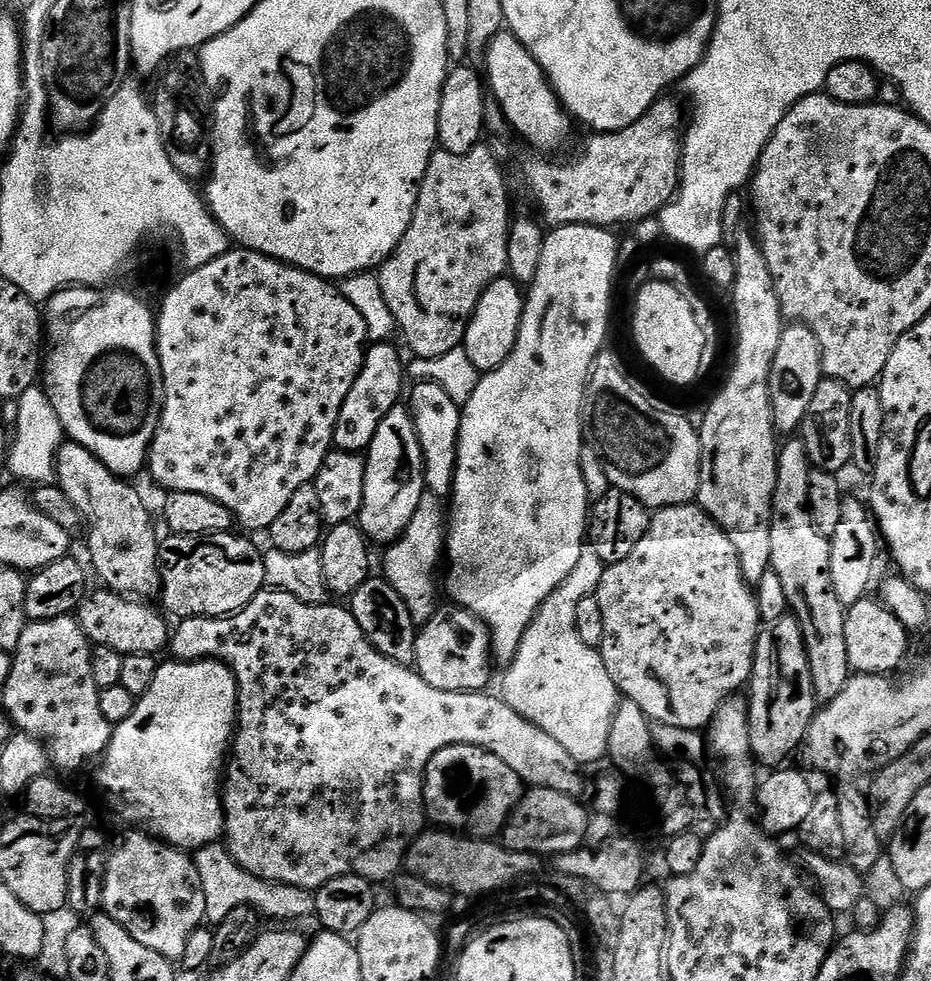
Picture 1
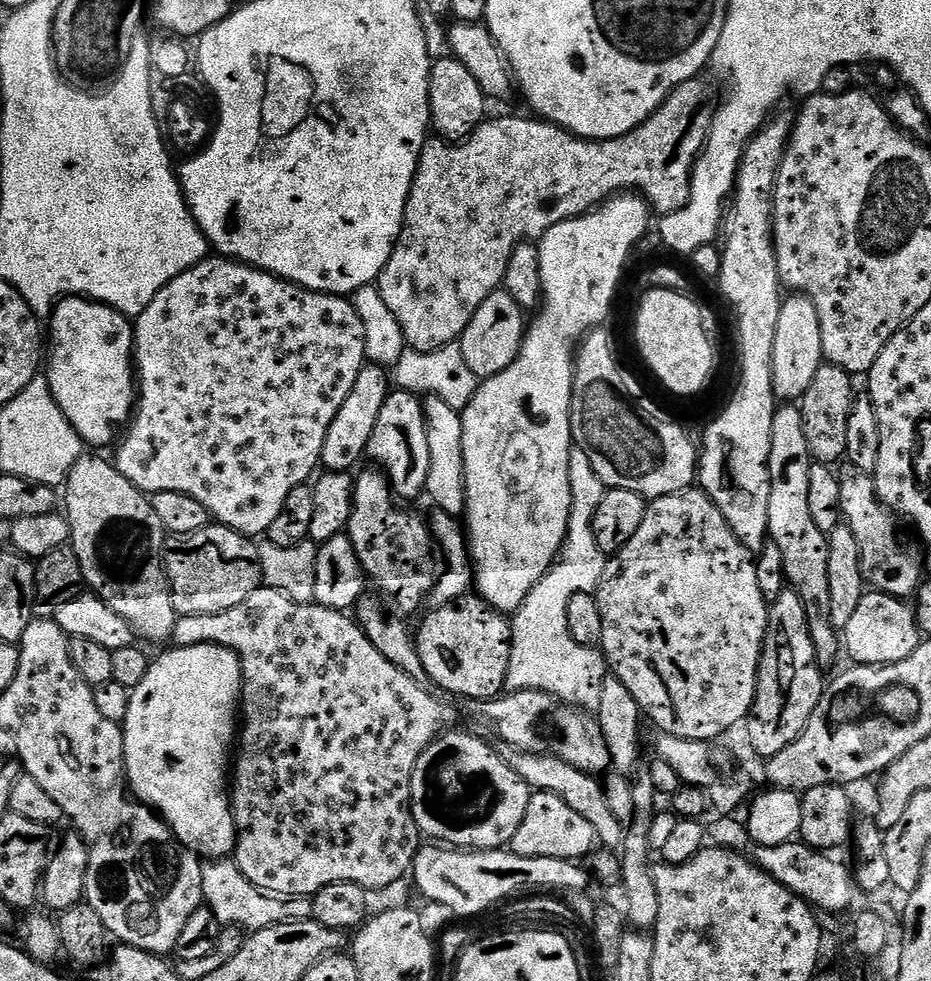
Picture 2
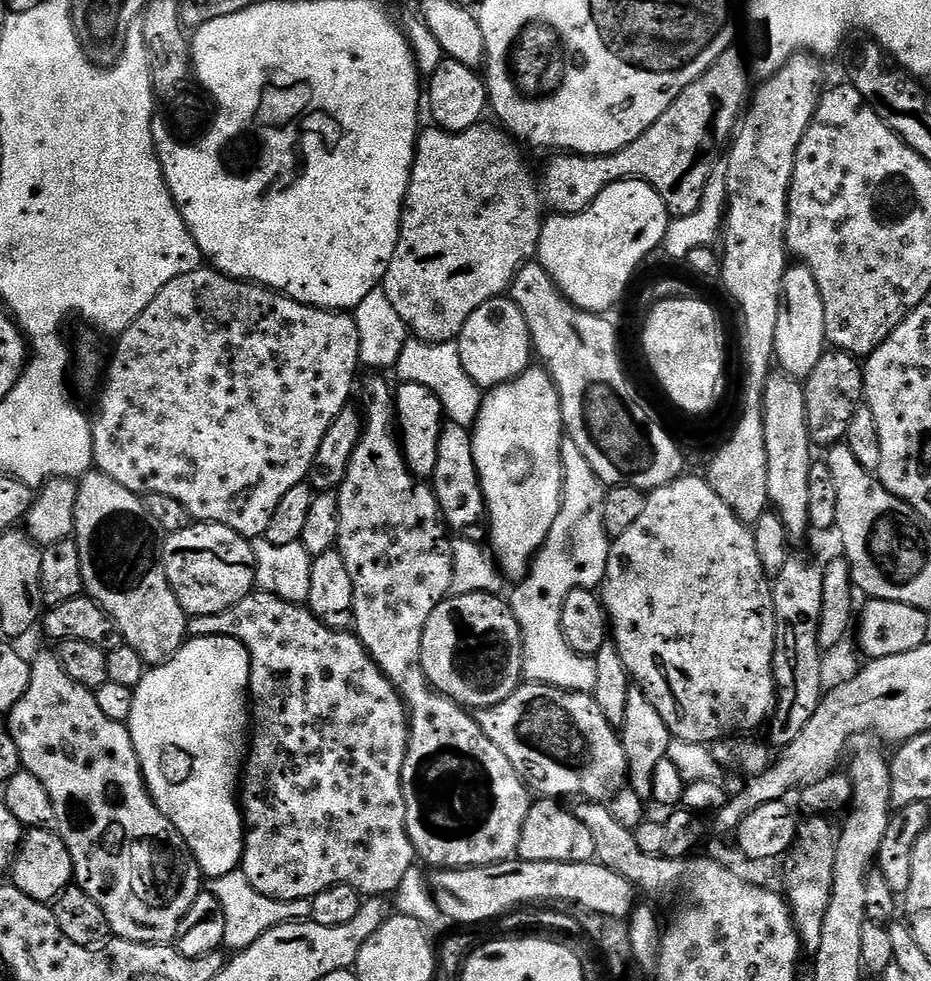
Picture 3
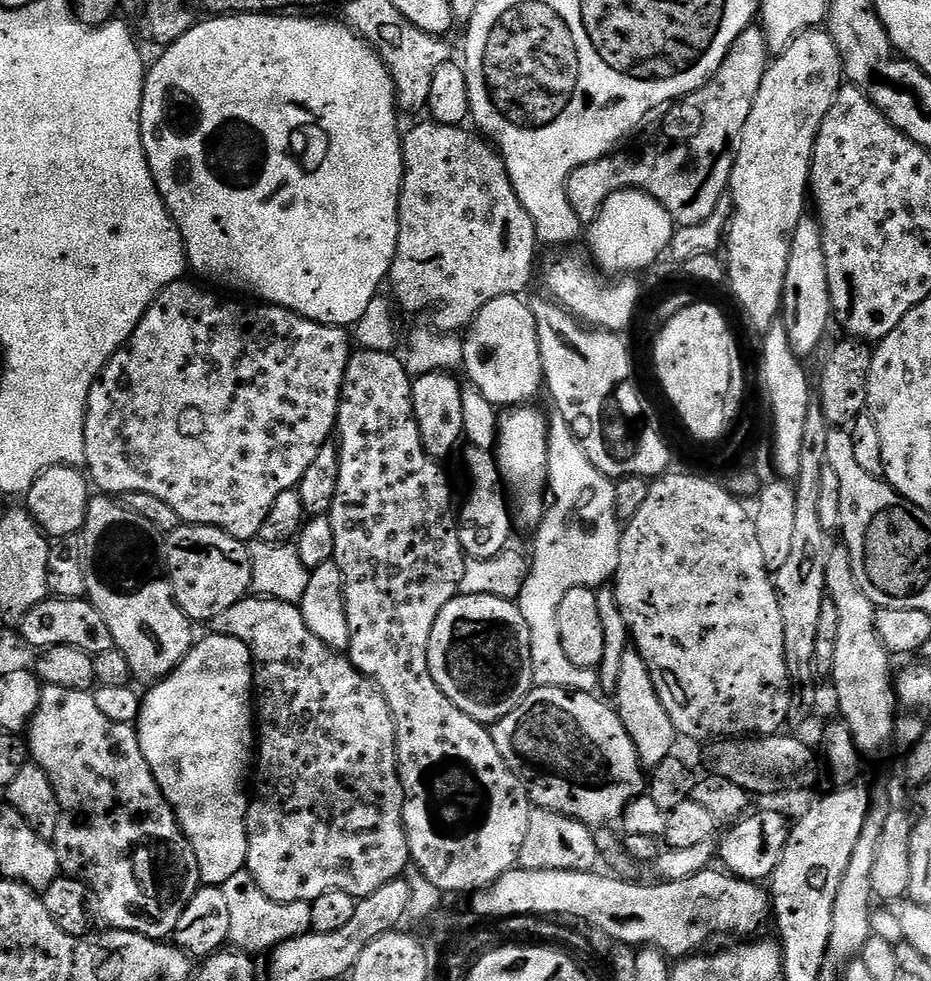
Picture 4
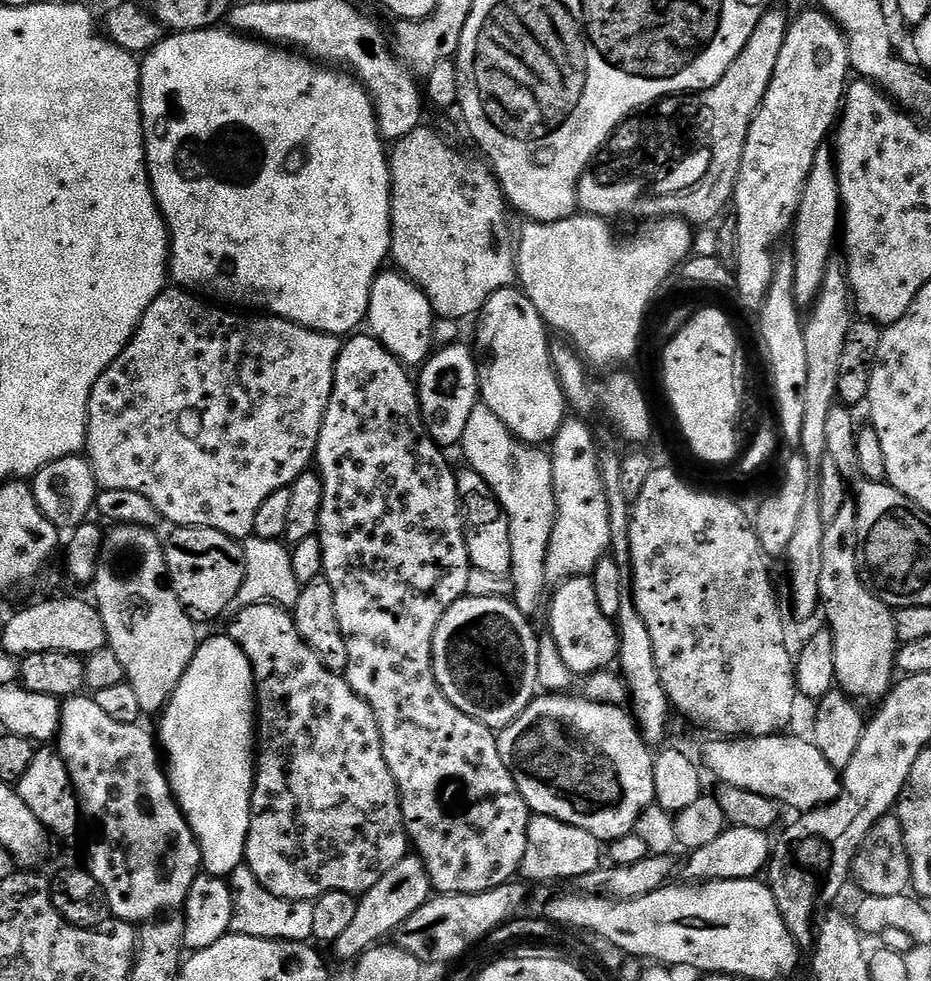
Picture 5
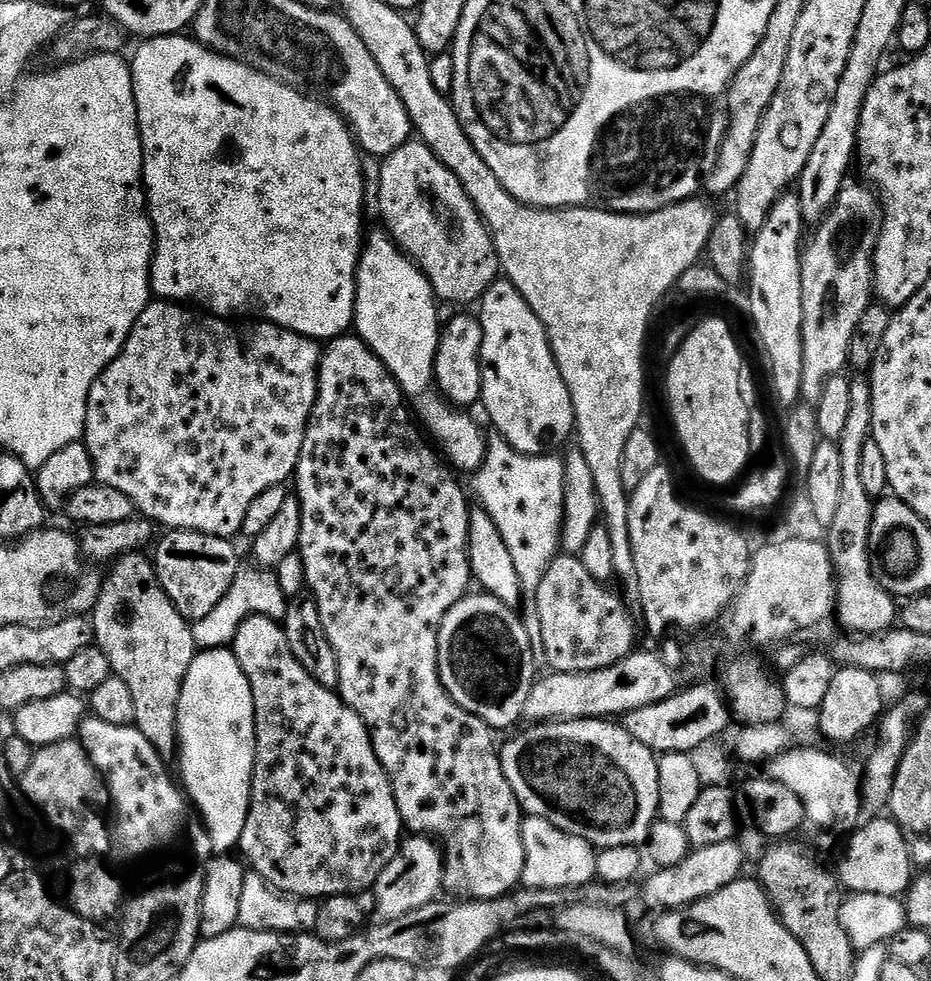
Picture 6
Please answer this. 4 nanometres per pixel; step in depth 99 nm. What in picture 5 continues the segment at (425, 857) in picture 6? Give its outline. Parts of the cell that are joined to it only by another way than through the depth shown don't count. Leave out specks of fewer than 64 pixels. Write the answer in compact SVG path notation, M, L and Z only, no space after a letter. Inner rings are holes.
M409 854L398 862L391 870L386 870L382 878L378 878L378 883L370 886L370 890L365 892L358 900L358 914L354 914L354 923L343 931L342 936L336 940L334 951L340 960L355 962L364 955L370 948L375 948L388 935L395 933L433 895L434 889L426 866L420 861L420 857Z

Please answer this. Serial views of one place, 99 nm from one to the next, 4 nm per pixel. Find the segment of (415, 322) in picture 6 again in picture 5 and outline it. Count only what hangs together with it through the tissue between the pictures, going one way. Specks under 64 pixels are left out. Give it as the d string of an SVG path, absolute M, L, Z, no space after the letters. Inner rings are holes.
M381 271L372 283L366 328L379 344L405 366L423 365L434 348L432 325L434 313L424 291L399 271Z

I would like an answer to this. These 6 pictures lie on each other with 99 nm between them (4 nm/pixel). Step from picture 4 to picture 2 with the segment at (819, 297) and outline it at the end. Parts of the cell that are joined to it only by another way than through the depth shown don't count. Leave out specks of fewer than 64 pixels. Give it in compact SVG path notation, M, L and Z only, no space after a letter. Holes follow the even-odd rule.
M803 294L785 295L778 314L778 326L774 330L772 381L777 401L799 402L803 400L823 360L822 326L818 322L818 310L814 310L814 302Z

